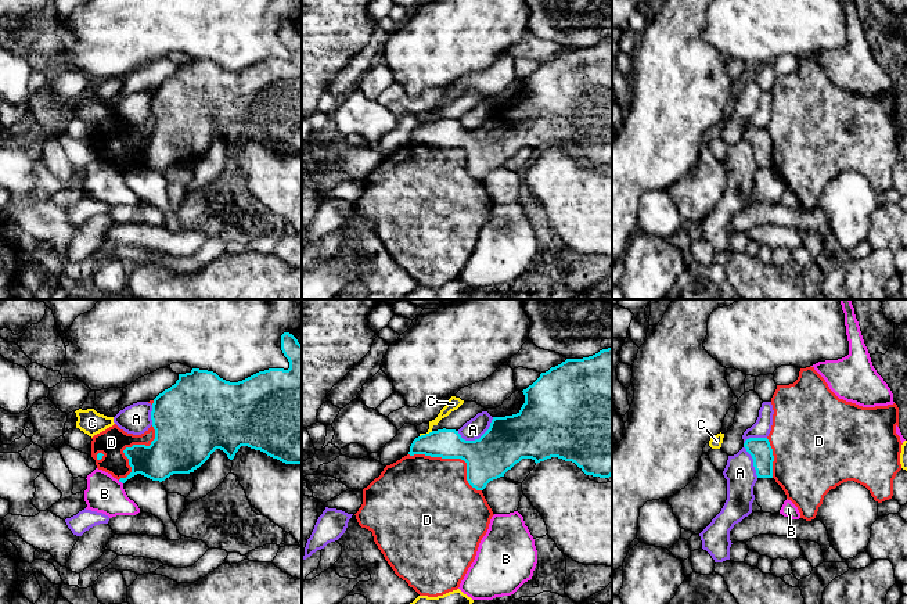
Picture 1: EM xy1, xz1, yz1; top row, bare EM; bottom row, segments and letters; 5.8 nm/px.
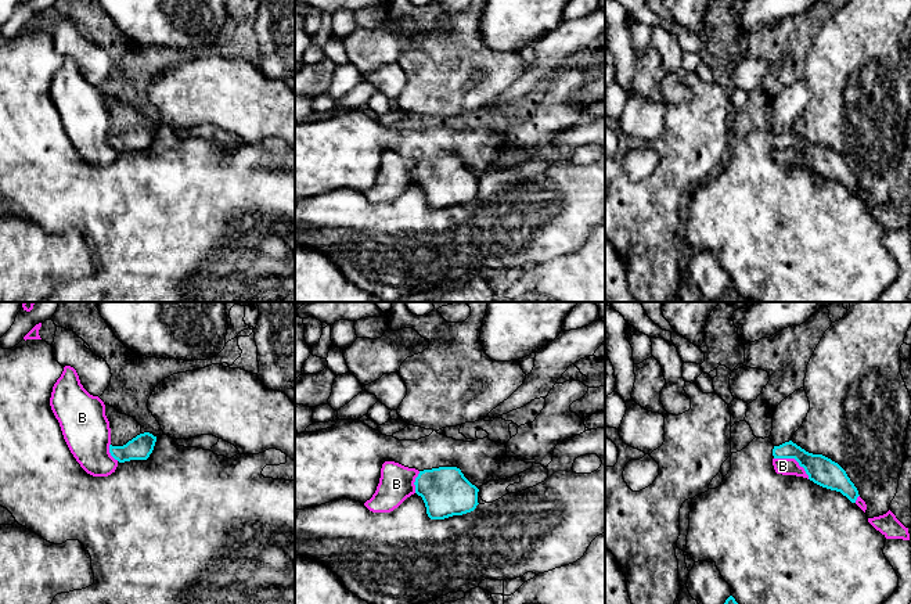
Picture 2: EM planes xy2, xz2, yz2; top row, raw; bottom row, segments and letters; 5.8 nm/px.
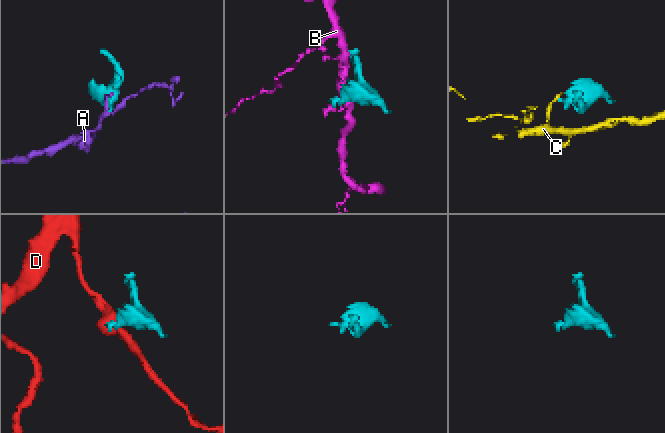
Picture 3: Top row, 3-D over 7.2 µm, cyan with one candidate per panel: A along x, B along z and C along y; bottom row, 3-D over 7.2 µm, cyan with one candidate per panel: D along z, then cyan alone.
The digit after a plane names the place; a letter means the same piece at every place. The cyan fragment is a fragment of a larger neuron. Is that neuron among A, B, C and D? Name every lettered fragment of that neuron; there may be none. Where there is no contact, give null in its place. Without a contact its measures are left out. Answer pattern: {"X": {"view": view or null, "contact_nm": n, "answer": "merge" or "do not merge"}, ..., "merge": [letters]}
{"A": {"view": "xz1", "contact_nm": 240, "answer": "do not merge"}, "B": {"view": "yz2", "contact_nm": 240, "answer": "do not merge"}, "C": {"view": "xz1", "contact_nm": 90, "answer": "do not merge"}, "D": {"view": "xz1", "contact_nm": 480, "answer": "do not merge"}, "merge": []}

